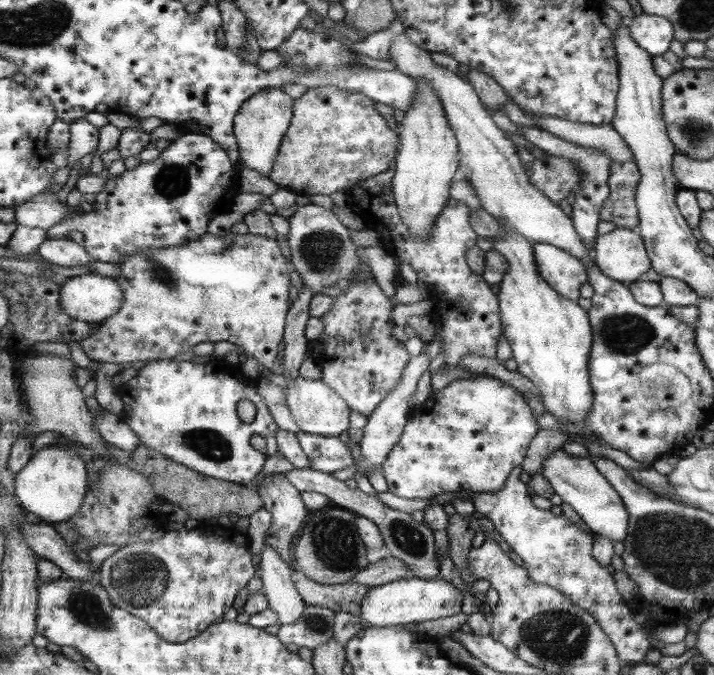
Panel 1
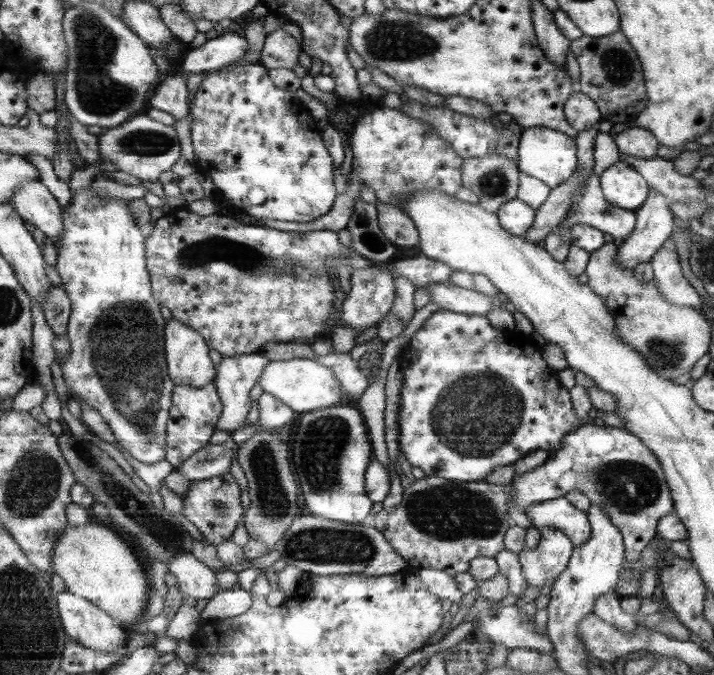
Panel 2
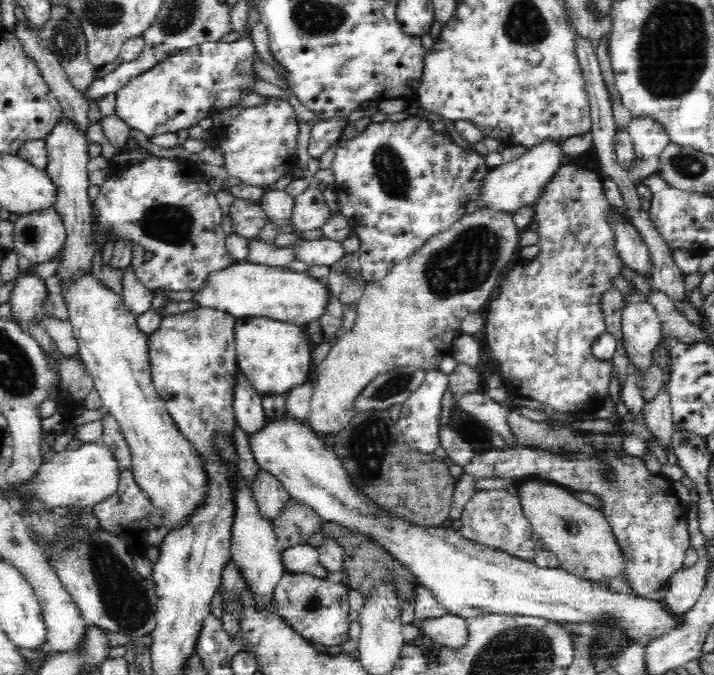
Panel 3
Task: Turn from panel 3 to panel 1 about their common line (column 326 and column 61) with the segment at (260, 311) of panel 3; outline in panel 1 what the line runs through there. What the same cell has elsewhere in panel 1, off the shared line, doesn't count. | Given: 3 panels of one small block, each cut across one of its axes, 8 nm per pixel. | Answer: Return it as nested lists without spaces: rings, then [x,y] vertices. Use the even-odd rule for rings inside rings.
[[[96,273],[66,278],[59,286],[63,314],[85,323],[103,323],[123,305],[123,292],[115,280]]]

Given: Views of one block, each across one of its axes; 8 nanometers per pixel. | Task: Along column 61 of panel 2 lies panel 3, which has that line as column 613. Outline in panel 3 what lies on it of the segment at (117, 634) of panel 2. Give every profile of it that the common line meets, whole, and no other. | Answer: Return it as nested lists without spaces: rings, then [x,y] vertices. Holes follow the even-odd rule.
[[[288,413],[278,415],[273,419],[265,416],[265,425],[253,433],[246,433],[248,448],[259,468],[272,473],[288,491],[289,497],[312,507],[320,518],[347,528],[354,535],[365,536],[366,539],[380,543],[388,550],[392,558],[402,563],[416,577],[416,582],[424,585],[444,605],[447,613],[460,618],[468,619],[475,616],[484,616],[500,613],[502,615],[532,616],[546,619],[556,624],[588,624],[598,617],[615,617],[627,629],[626,637],[632,643],[656,640],[660,636],[670,634],[680,626],[681,618],[674,615],[663,601],[652,600],[637,595],[623,594],[610,591],[599,583],[577,577],[559,566],[556,568],[540,568],[532,560],[521,559],[504,551],[485,547],[473,543],[461,536],[461,533],[451,528],[430,528],[411,524],[410,521],[400,520],[399,517],[390,517],[388,513],[380,511],[378,505],[368,496],[360,492],[347,475],[338,456],[325,445],[325,437],[317,435],[304,423],[290,417]]]

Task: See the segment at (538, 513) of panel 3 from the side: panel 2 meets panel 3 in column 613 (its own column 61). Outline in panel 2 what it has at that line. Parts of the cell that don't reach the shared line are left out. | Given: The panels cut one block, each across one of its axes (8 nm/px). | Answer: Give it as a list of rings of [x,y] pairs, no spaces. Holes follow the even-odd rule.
[[[91,519],[80,526],[67,524],[65,532],[55,543],[52,563],[54,573],[64,582],[65,590],[103,609],[125,633],[130,625],[143,618],[147,602],[145,574],[131,548],[113,530],[107,530]]]

